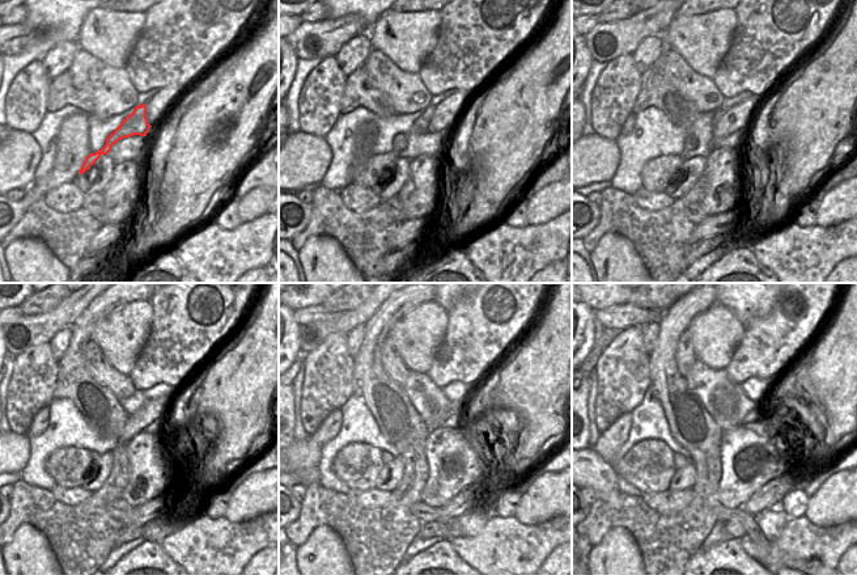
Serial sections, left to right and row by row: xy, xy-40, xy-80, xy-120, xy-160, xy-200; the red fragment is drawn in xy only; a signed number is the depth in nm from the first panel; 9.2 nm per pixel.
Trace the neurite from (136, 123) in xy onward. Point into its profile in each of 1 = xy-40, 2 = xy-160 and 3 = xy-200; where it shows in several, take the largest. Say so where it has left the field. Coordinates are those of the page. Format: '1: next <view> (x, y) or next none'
1: next xy-40 (376, 164)
2: next xy-160 (357, 464)
3: next xy-200 (649, 465)

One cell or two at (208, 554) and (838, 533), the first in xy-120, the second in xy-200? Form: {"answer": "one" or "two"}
{"answer": "one"}

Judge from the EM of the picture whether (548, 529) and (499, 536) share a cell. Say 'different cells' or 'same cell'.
same cell

